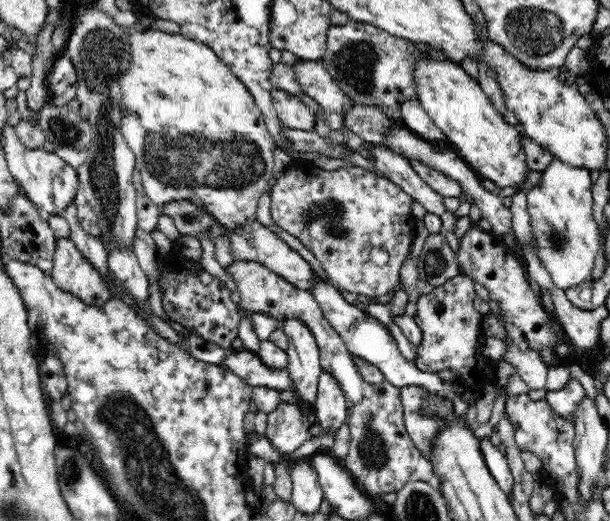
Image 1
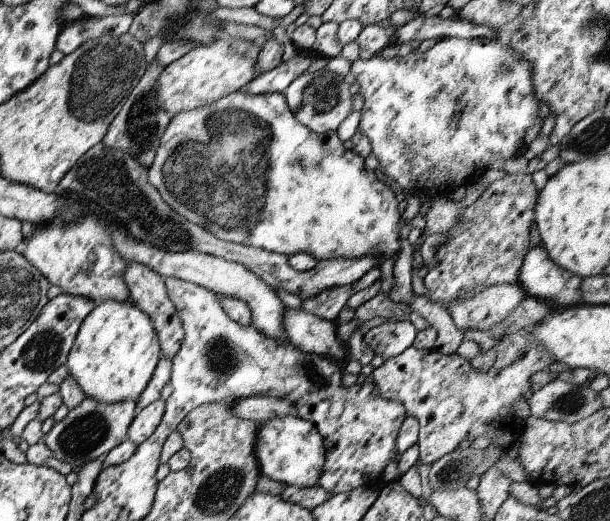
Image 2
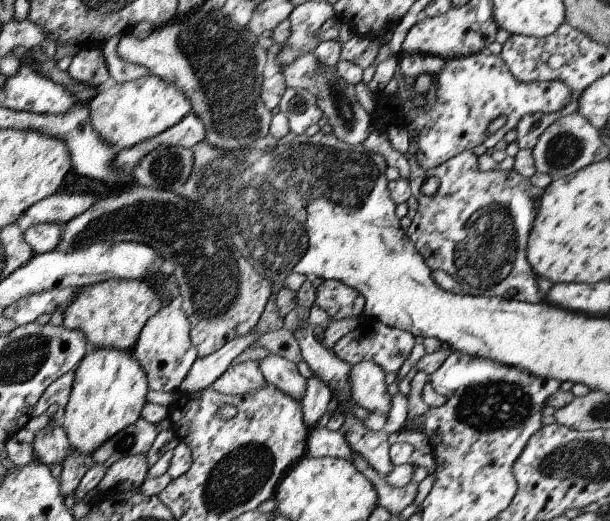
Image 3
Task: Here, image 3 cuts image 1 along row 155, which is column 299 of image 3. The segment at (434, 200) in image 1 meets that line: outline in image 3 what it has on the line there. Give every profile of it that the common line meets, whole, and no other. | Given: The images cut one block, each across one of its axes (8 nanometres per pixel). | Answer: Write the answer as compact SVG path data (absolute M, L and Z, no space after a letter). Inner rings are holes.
M268 353L264 358L259 359L259 370L264 380L268 384L277 386L277 390L283 392L285 396L293 398L295 402L300 402L303 398L306 379L299 374L293 362Z

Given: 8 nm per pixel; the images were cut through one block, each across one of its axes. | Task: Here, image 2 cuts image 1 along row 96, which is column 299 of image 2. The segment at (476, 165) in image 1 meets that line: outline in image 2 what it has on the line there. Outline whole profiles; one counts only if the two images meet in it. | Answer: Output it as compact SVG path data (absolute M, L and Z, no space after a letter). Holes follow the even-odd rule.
M287 415L259 424L254 453L259 473L275 482L299 488L319 485L318 480L325 462L325 449L319 431L309 421Z

